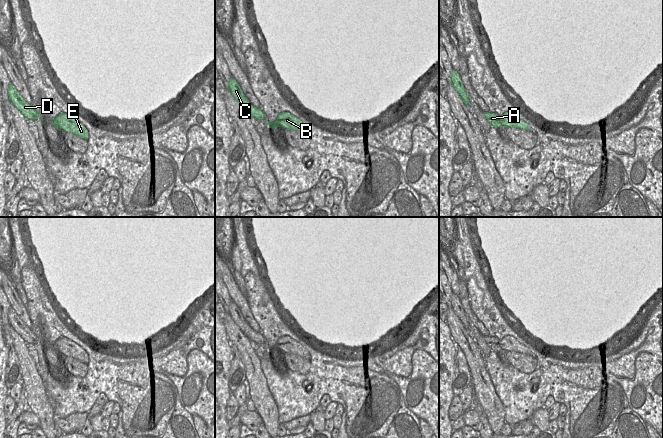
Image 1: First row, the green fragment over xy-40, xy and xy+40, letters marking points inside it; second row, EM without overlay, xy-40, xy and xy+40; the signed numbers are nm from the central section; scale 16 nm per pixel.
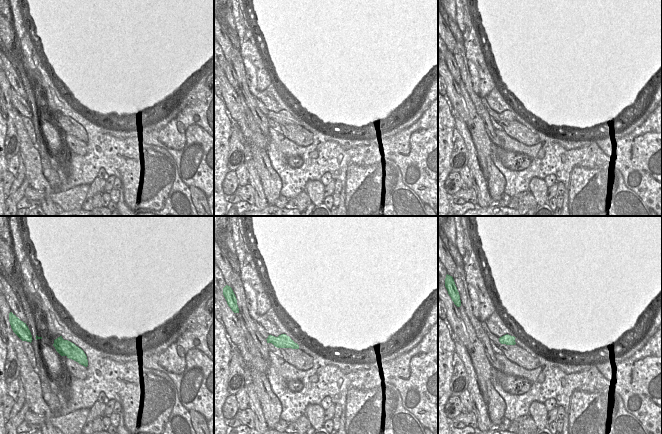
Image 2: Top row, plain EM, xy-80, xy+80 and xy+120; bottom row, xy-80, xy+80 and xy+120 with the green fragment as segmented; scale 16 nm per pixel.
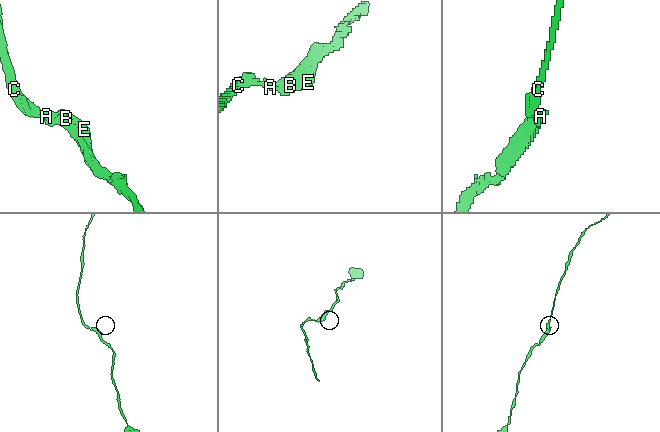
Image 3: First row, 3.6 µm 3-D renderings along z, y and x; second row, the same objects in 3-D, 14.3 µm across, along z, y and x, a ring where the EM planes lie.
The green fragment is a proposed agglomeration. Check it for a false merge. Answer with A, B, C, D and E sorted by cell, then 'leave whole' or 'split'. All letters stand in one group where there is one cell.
groups A B C D E; leave whole

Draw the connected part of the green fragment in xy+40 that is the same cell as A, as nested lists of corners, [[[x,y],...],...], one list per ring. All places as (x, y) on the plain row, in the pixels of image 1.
[[[484,336],[484,340],[491,348],[491,351],[496,353],[498,351],[509,351],[531,355],[530,350],[512,336],[505,336],[501,340],[498,340],[496,337]]]

